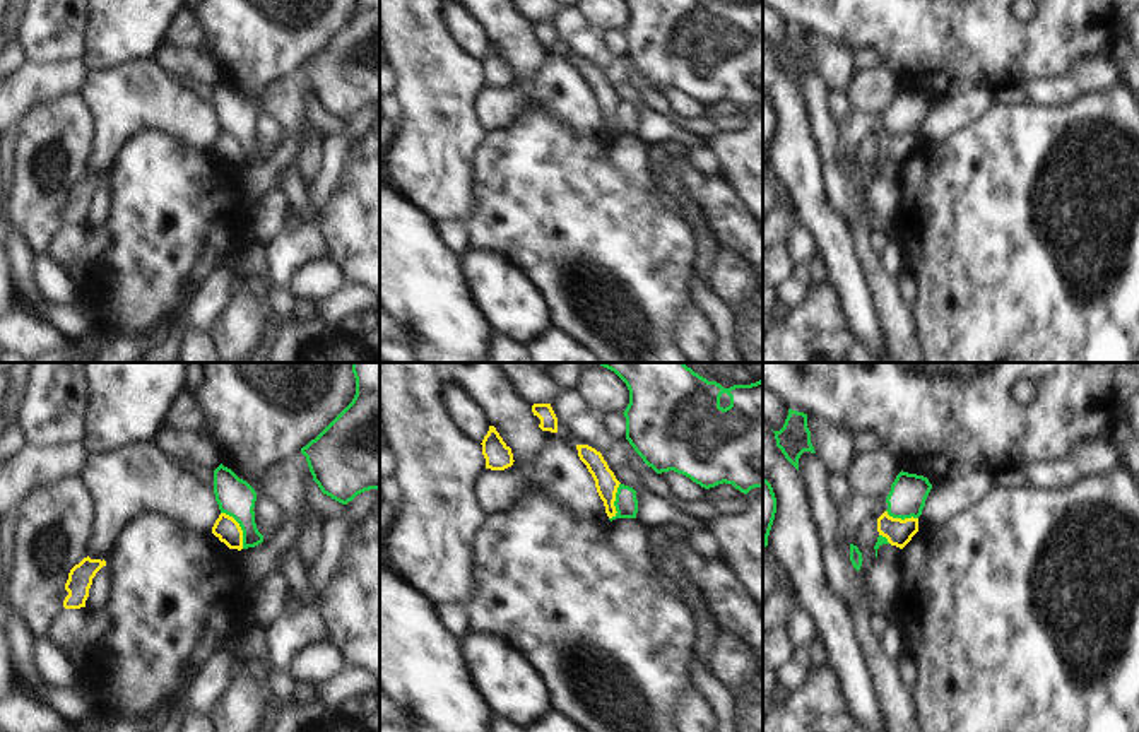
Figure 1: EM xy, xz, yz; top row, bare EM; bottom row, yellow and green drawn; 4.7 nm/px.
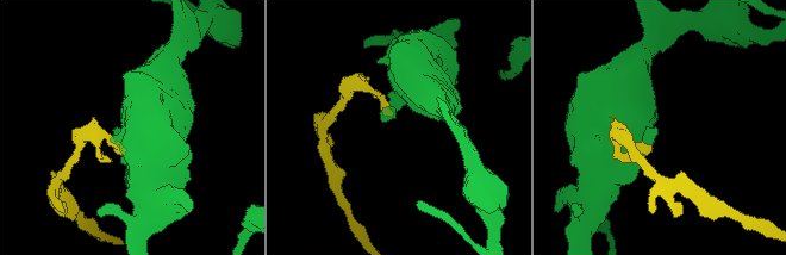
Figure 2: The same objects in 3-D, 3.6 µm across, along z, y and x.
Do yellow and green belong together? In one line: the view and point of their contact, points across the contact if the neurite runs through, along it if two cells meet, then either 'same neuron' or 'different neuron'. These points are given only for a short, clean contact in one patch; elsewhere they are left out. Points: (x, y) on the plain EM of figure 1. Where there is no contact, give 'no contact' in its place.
xy (240, 144) | along xy (221, 129), (238, 141), (243, 165) | different neuron

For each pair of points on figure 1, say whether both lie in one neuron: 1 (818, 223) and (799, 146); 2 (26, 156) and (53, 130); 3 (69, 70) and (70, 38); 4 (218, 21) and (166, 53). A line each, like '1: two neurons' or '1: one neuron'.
1: one neuron
2: one neuron
3: two neurons
4: two neurons

